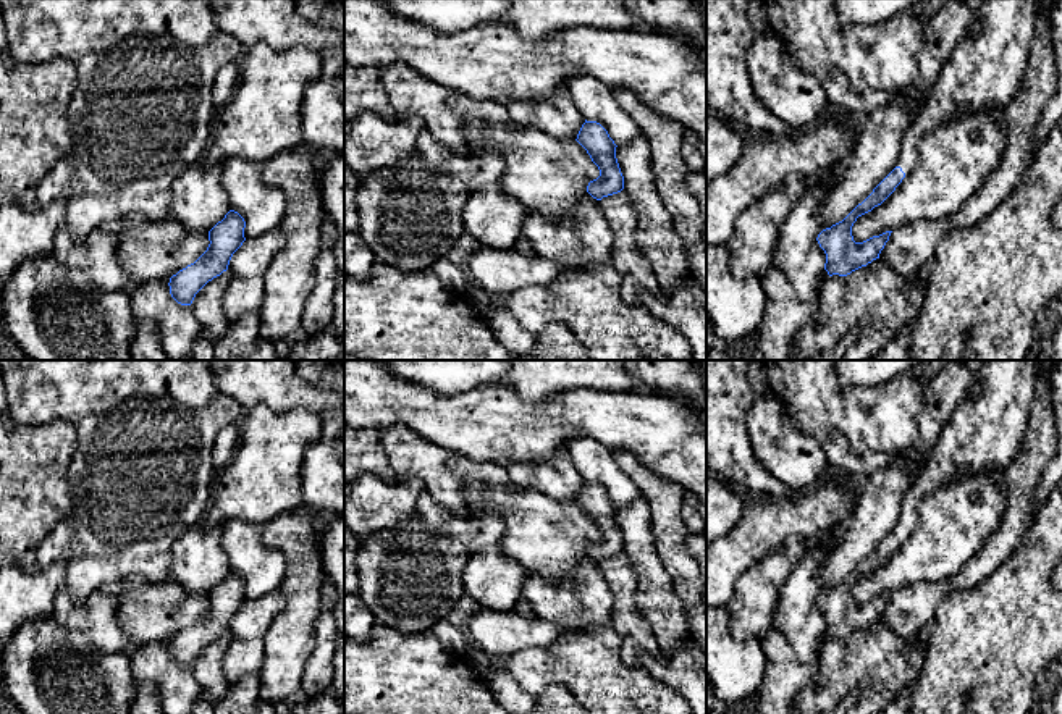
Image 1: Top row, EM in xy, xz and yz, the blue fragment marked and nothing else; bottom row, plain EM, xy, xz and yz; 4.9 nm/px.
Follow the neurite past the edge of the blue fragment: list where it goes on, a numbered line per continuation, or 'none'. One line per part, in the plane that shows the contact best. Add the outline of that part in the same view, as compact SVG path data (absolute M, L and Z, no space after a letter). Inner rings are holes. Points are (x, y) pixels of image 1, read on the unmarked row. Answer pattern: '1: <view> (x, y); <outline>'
1: yz (985, 432); M988 360L980 372L980 393L963 401L942 428L936 446L928 454L923 472L917 477L907 494L897 528L907 536L918 522L917 506L926 494L946 488L962 478L963 467L976 473L988 473L989 468L1005 470L1023 441L1030 409L1036 389L1038 360Z

